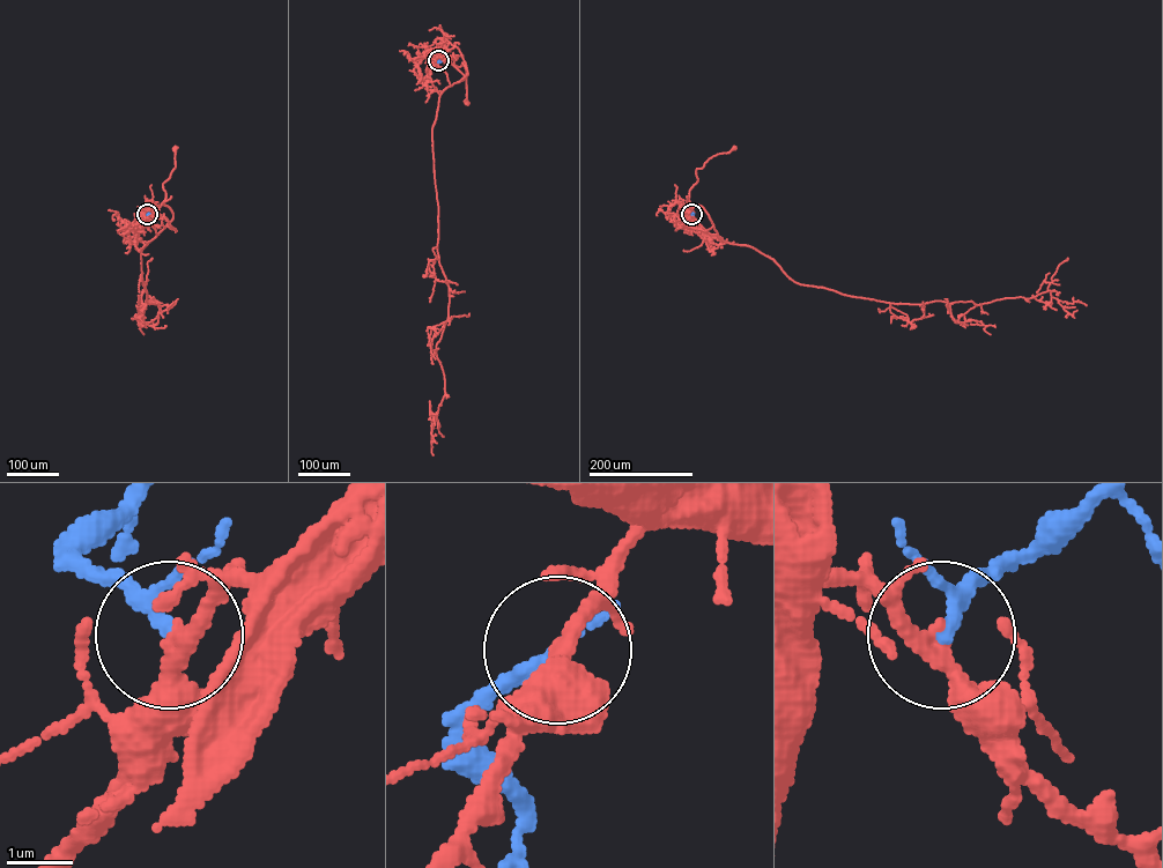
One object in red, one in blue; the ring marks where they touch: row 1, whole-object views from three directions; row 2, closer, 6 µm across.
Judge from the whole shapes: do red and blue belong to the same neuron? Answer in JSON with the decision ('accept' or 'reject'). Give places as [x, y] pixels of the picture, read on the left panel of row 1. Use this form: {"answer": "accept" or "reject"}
{"answer": "reject"}

